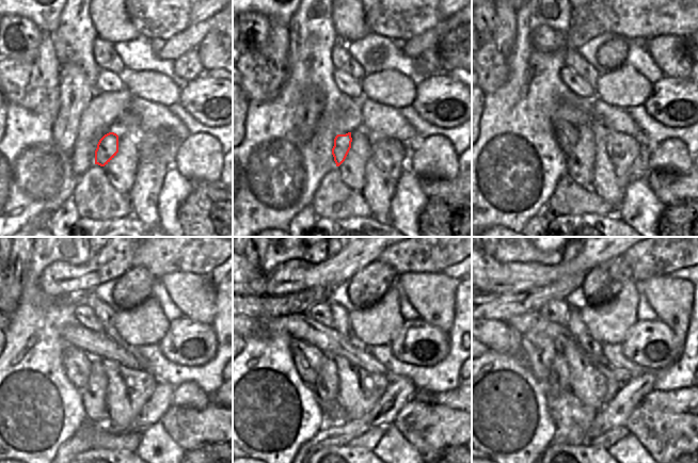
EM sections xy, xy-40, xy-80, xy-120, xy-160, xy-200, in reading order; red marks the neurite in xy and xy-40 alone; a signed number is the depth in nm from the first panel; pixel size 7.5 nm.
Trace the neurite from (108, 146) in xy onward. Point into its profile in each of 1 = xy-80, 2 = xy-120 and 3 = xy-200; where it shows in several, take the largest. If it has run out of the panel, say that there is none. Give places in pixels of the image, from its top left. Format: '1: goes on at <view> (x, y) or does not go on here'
1: goes on at xy-80 (566, 134)
2: goes on at xy-120 (76, 363)
3: goes on at xy-200 (539, 350)

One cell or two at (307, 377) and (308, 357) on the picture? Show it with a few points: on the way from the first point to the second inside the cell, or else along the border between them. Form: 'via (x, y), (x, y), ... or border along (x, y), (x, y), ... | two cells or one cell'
via (307, 372), (307, 362) | one cell

